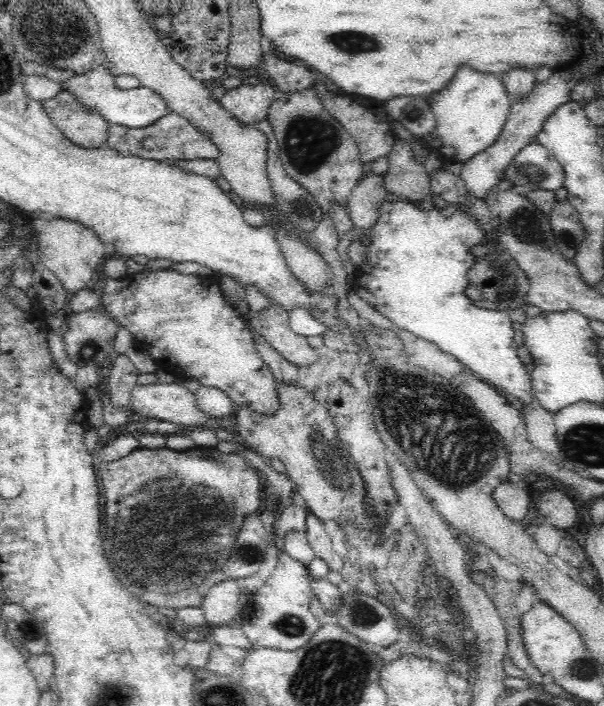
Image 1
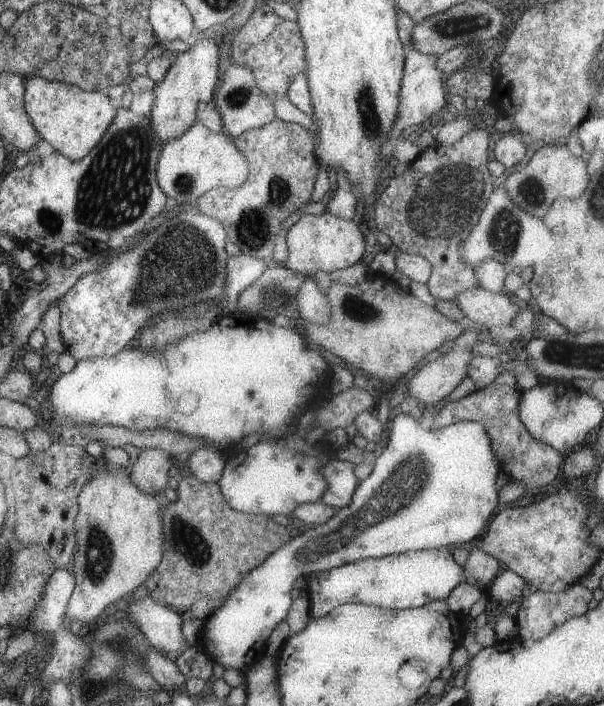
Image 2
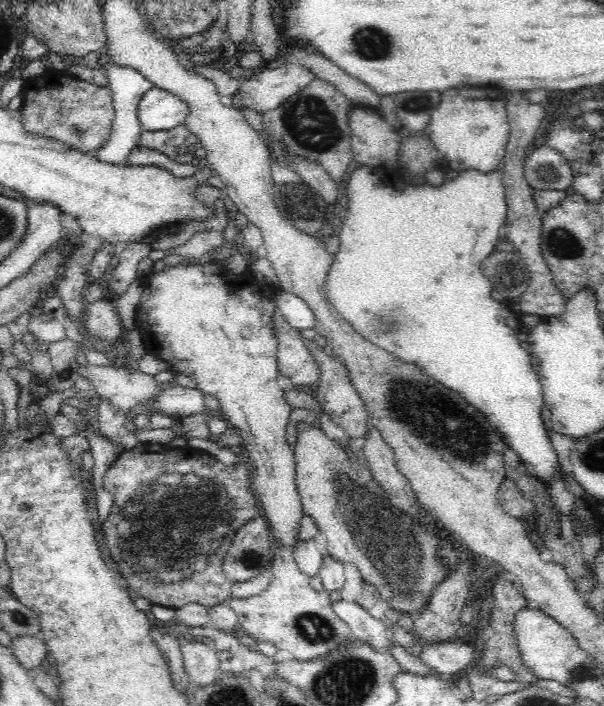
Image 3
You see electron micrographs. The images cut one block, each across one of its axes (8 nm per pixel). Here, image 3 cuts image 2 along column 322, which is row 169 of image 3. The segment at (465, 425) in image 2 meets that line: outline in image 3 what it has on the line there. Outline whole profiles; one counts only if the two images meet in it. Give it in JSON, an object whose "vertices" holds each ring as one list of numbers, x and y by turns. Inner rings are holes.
{"vertices":[[541,145,524,158,524,178,532,190,562,190,573,184,568,161,560,153]]}

